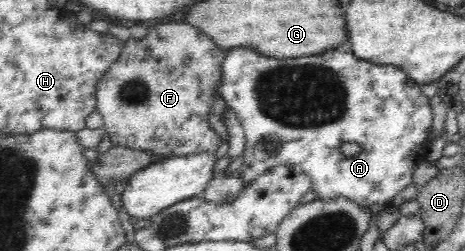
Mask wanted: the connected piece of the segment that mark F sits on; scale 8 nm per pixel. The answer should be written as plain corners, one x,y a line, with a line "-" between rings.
168,22
152,26
142,39
132,37
124,42
119,58
98,80
95,91
95,109
102,116
113,146
150,150
164,159
192,152
217,152
222,141
210,126
209,116
214,102
212,95
219,89
223,59
224,51
198,27
188,23

